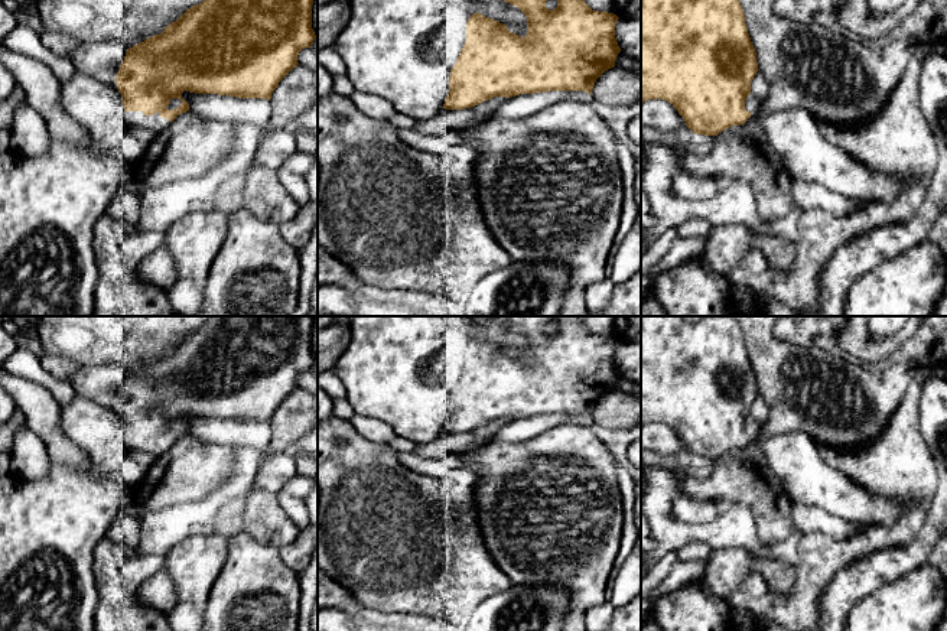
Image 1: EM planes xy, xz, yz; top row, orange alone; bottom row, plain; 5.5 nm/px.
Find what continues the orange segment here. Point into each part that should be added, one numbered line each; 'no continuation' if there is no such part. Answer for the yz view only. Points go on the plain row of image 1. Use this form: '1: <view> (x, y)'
1: yz (751, 426)

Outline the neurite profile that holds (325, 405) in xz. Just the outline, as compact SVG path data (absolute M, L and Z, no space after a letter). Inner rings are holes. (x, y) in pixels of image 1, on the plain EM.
M318 386L318 423L333 417L335 401Z

